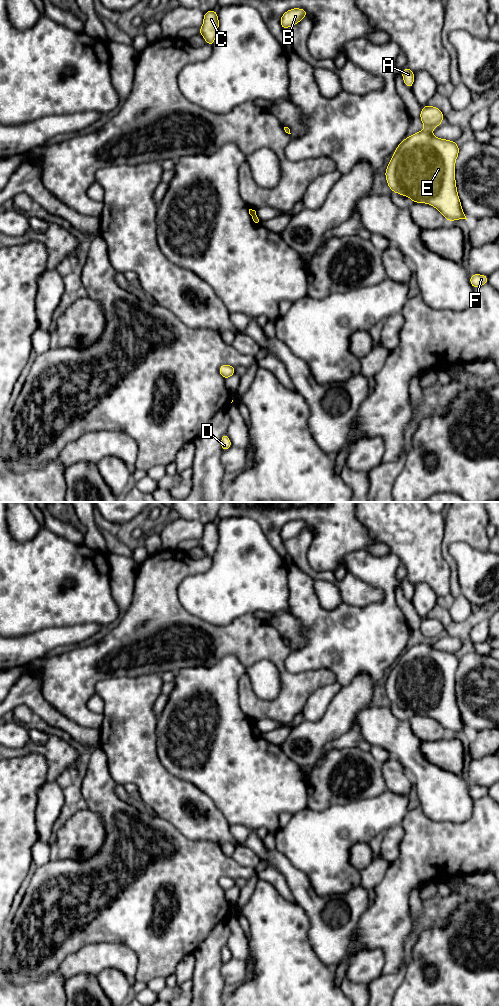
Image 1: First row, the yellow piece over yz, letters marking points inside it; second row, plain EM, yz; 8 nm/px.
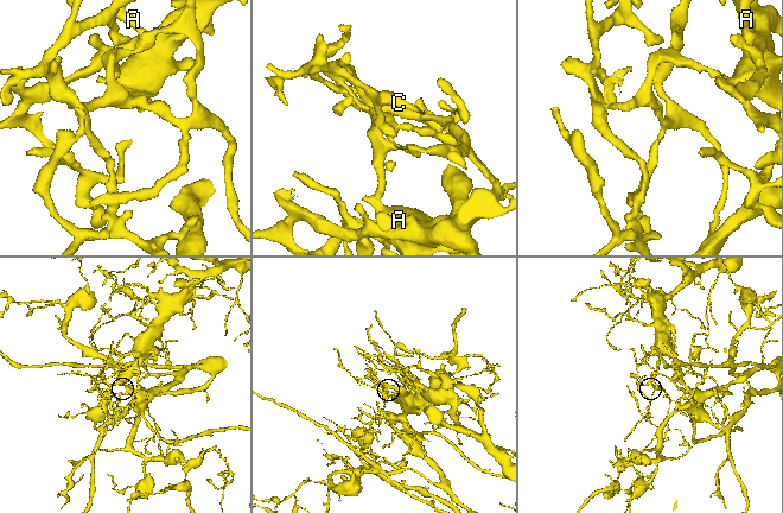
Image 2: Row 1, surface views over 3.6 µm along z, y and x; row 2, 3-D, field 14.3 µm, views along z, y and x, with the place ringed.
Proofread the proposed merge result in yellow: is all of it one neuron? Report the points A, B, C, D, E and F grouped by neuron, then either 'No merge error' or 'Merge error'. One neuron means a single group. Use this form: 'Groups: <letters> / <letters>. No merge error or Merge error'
Groups: A B C / D E F. Merge error

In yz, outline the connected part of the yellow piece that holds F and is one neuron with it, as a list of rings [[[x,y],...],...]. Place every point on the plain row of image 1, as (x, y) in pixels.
[[[481,786],[470,787],[470,796],[474,801],[487,796],[487,794],[488,794],[487,787],[481,787]]]

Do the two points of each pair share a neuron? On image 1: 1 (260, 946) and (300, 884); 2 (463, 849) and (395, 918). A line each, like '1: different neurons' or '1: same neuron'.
1: different neurons
2: same neuron

